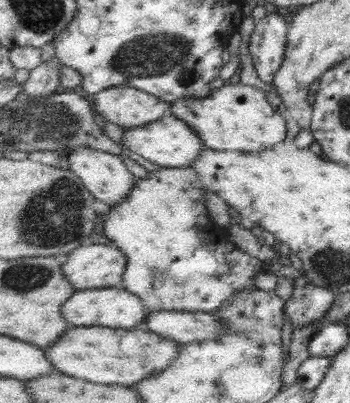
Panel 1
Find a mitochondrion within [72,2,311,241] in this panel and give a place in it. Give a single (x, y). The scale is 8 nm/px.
(169, 54)

